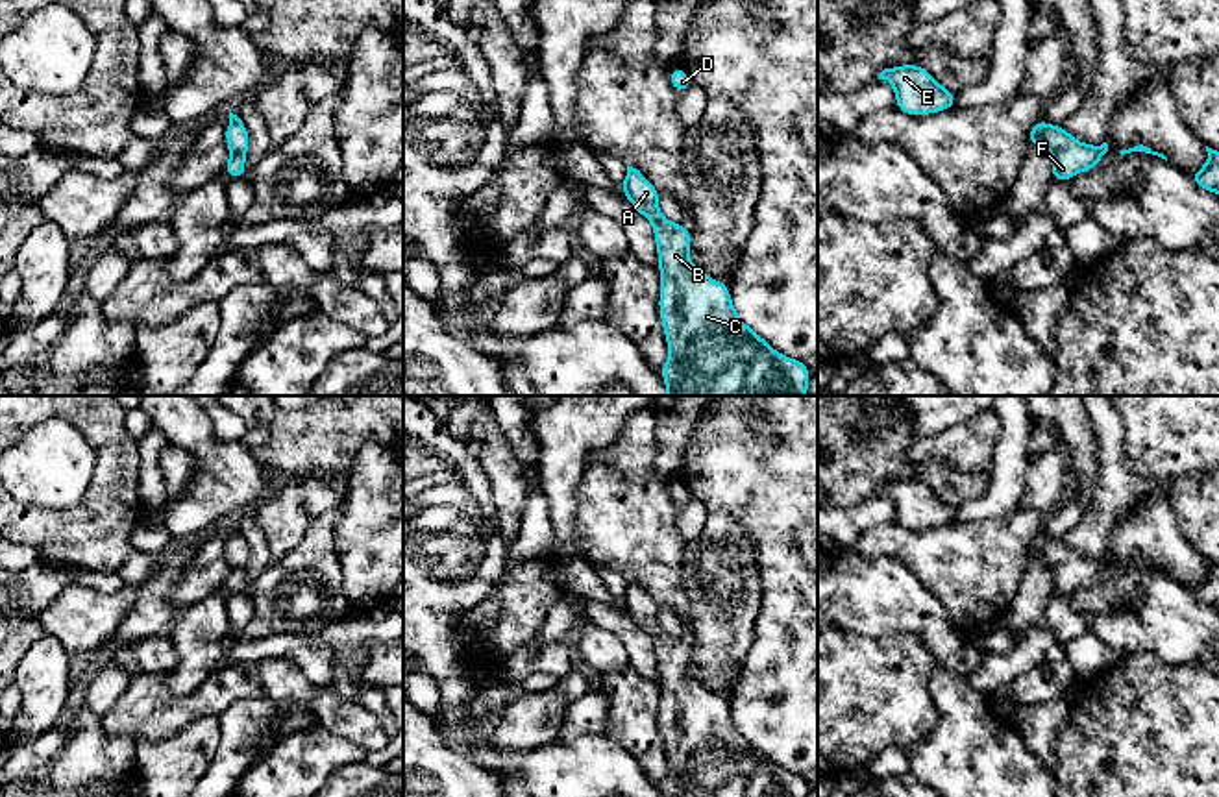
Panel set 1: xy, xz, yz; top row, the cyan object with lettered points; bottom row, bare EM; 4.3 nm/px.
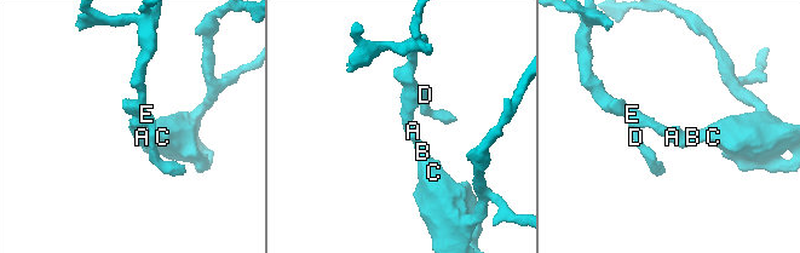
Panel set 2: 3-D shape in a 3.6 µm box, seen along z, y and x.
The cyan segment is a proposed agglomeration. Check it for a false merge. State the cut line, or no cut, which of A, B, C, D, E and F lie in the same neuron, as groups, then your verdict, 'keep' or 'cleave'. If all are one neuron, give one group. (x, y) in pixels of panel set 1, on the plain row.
cut none; groups A B C D E F; keep

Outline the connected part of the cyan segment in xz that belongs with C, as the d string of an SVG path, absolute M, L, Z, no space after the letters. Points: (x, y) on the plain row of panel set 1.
M627 579L620 605L651 636L655 647L660 686L659 725L670 764L668 775L659 784L664 797L810 797L807 777L773 764L740 734L729 699L708 692L688 675L690 645L684 638L673 638L660 629L660 607L655 599Z

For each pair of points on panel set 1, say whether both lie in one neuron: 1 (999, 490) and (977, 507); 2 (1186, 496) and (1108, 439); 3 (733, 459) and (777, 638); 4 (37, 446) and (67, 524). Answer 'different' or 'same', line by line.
1: same
2: different
3: same
4: different

